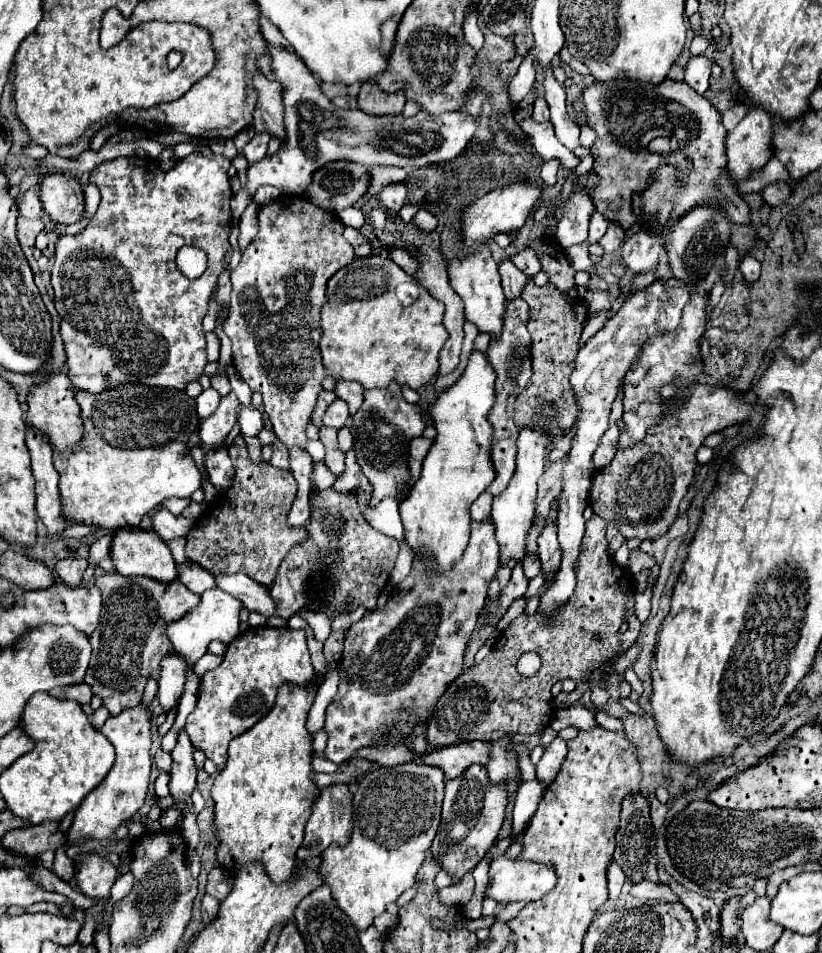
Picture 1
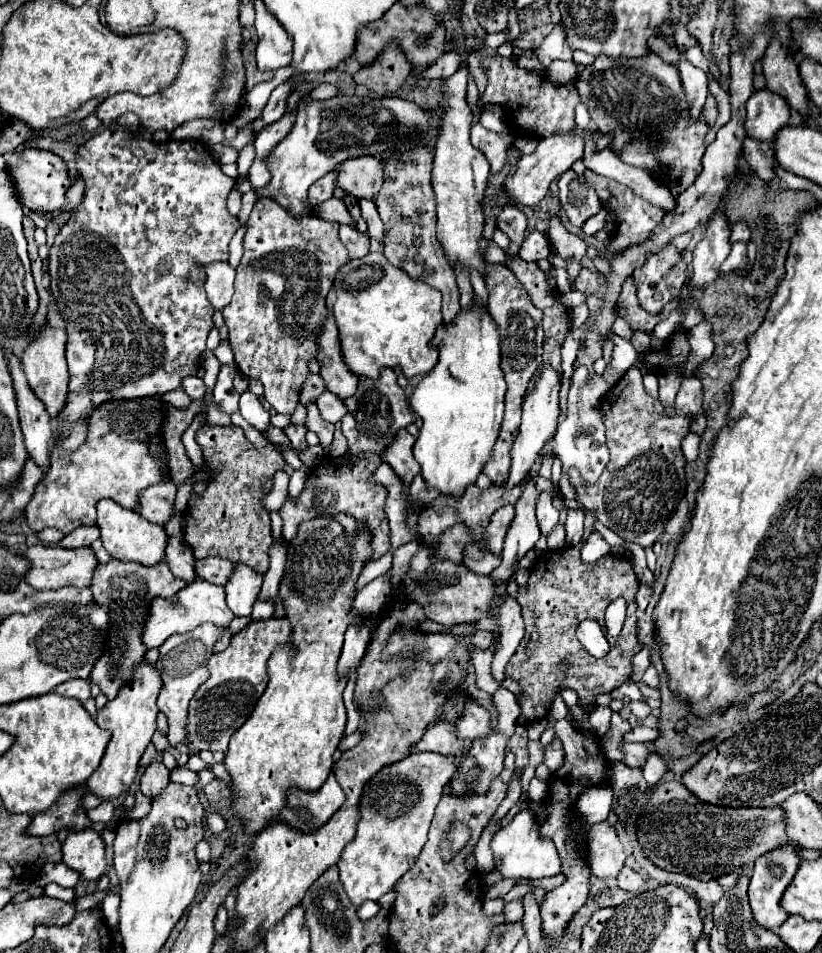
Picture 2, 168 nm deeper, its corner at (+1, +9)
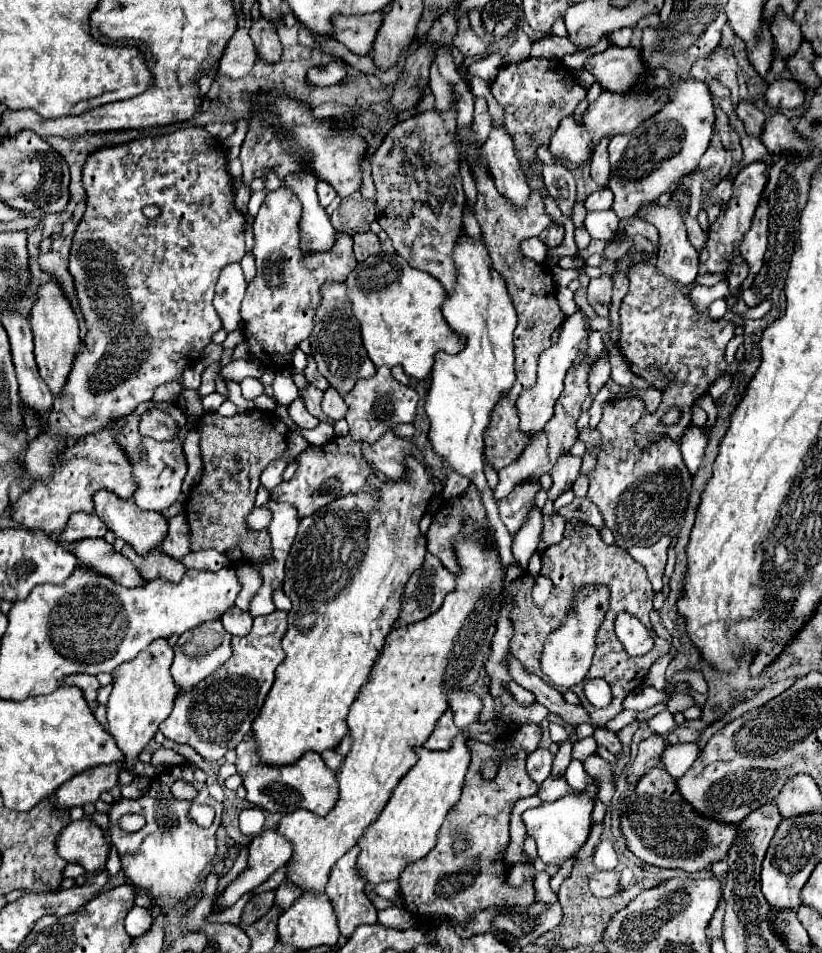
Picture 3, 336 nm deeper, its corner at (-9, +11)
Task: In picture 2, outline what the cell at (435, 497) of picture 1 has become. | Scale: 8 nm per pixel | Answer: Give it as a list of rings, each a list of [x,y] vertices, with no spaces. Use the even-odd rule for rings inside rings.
[[[475,300],[459,314],[451,324],[441,324],[431,340],[431,346],[439,352],[439,362],[435,368],[417,384],[409,398],[411,410],[423,420],[419,428],[413,454],[421,464],[421,474],[427,486],[437,488],[441,494],[461,496],[467,486],[475,484],[481,468],[491,458],[491,450],[499,436],[499,426],[503,420],[503,398],[505,398],[505,378],[501,370],[501,348],[499,348],[499,328],[491,318],[485,306],[479,306]]]

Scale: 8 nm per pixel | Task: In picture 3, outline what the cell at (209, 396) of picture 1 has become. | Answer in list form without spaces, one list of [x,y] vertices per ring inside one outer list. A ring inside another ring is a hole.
[[[197,362],[193,366],[189,366],[185,372],[183,372],[183,388],[193,388],[197,390],[201,386],[201,374],[203,374],[203,364]]]

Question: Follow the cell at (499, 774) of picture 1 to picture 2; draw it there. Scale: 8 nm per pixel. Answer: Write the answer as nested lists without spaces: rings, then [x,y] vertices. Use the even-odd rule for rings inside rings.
[[[473,700],[465,704],[463,714],[455,720],[455,734],[459,738],[473,740],[479,736],[487,736],[491,730],[493,730],[493,724],[491,724],[489,712]]]

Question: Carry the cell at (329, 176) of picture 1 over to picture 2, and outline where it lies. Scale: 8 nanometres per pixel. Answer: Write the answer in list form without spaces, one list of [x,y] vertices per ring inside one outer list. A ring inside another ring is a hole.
[[[329,172],[311,186],[311,190],[309,190],[311,206],[317,206],[317,204],[329,200],[333,196],[333,190],[335,190],[335,172]]]

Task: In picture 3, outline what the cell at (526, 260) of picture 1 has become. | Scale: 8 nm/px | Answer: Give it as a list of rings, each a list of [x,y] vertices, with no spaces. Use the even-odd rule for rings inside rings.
[[[551,226],[549,230],[547,230],[547,238],[545,238],[545,246],[551,250],[551,248],[557,248],[557,246],[561,246],[561,242],[563,242],[563,226]]]

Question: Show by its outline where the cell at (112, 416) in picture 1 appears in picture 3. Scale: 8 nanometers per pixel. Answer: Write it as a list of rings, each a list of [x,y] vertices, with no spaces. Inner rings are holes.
[[[109,426],[97,434],[89,434],[75,446],[67,448],[55,476],[45,482],[35,482],[13,506],[13,520],[29,530],[43,530],[45,534],[61,534],[67,528],[71,514],[93,512],[93,494],[99,490],[115,492],[119,498],[129,500],[135,492],[133,466],[125,450],[115,442],[115,428]]]

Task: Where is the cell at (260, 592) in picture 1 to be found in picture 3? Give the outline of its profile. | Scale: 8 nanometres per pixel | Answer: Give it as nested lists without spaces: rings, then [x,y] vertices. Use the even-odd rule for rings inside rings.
[[[199,550],[199,552],[189,552],[183,558],[183,564],[187,568],[193,568],[193,570],[211,570],[211,572],[217,572],[217,570],[229,566],[229,558],[227,558],[227,554],[221,554],[221,552]]]

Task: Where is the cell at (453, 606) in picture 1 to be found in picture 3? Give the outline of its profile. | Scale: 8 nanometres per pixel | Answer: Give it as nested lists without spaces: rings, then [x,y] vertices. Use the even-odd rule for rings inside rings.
[[[533,480],[529,484],[517,486],[507,498],[499,500],[499,514],[501,514],[501,520],[507,526],[509,534],[515,534],[521,528],[521,524],[525,522],[527,512],[533,506],[533,498],[535,498],[537,490],[539,490],[539,482]]]

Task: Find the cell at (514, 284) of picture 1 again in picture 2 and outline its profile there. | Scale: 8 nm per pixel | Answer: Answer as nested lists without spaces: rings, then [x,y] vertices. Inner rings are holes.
[[[513,202],[501,206],[501,212],[497,216],[497,228],[501,232],[505,232],[509,238],[511,238],[511,246],[507,250],[509,256],[515,256],[519,254],[519,246],[523,244],[523,238],[525,238],[525,228],[527,228],[527,218],[525,214],[521,212],[521,208]]]

